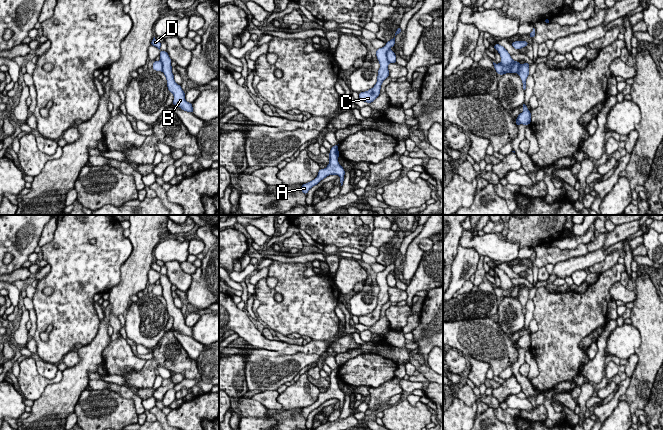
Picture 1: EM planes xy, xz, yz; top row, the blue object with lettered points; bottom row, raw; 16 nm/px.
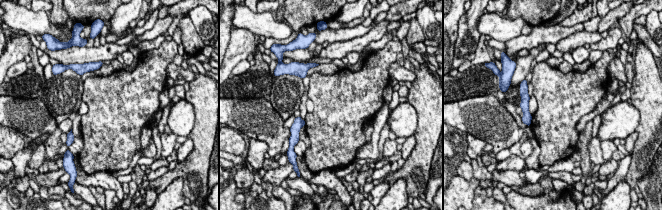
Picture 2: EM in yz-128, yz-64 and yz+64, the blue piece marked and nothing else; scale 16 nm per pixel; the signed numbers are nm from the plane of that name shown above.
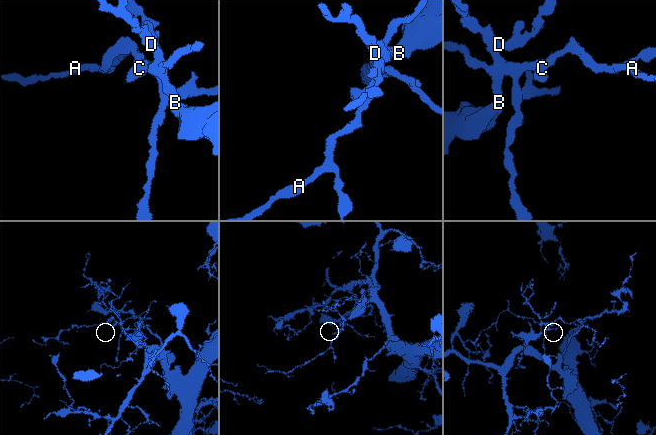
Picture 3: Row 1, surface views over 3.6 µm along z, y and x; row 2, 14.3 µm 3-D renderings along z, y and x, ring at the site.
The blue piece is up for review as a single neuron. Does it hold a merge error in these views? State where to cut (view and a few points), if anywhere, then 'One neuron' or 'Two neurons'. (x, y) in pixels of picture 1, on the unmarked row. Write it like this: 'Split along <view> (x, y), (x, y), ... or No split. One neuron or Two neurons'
Split along xz (388, 273), (386, 278), (389, 286). Two neurons

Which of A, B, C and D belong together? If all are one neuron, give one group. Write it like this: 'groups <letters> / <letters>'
groups A C / B D

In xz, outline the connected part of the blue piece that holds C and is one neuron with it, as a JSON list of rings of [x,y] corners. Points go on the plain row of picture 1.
[[[395,261],[388,265],[386,269],[382,272],[377,273],[376,280],[379,285],[380,292],[378,294],[377,306],[373,312],[368,315],[359,317],[359,323],[371,327],[373,326],[380,318],[380,313],[383,305],[389,301],[388,289],[389,285],[387,283],[387,275],[395,269]]]

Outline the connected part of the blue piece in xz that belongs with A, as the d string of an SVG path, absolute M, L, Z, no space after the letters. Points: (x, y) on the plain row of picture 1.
M338 369L332 370L328 380L329 388L327 389L327 391L324 393L320 393L317 401L314 404L306 408L302 408L301 414L304 418L307 418L313 410L317 409L321 404L329 399L338 399L340 401L340 408L341 410L343 409L345 394L338 386Z

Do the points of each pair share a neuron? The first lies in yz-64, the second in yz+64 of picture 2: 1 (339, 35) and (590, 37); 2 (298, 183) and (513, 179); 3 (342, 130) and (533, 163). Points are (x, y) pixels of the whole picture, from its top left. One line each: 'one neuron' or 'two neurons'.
1: two neurons
2: one neuron
3: two neurons

